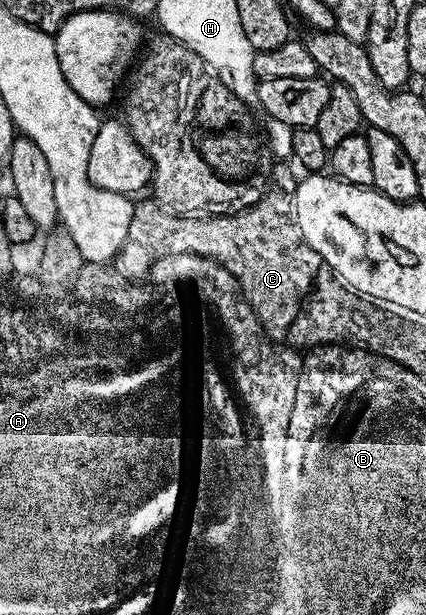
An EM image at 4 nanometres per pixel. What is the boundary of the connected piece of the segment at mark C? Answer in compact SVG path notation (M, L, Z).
M283 177L279 186L268 188L252 209L230 215L207 215L202 219L169 213L151 199L139 201L134 206L132 223L117 256L118 263L123 264L122 276L127 279L146 278L155 262L169 255L196 253L211 257L234 275L244 298L268 330L290 329L314 286L315 277L321 272L317 251L309 247L293 220L296 184L296 178Z

